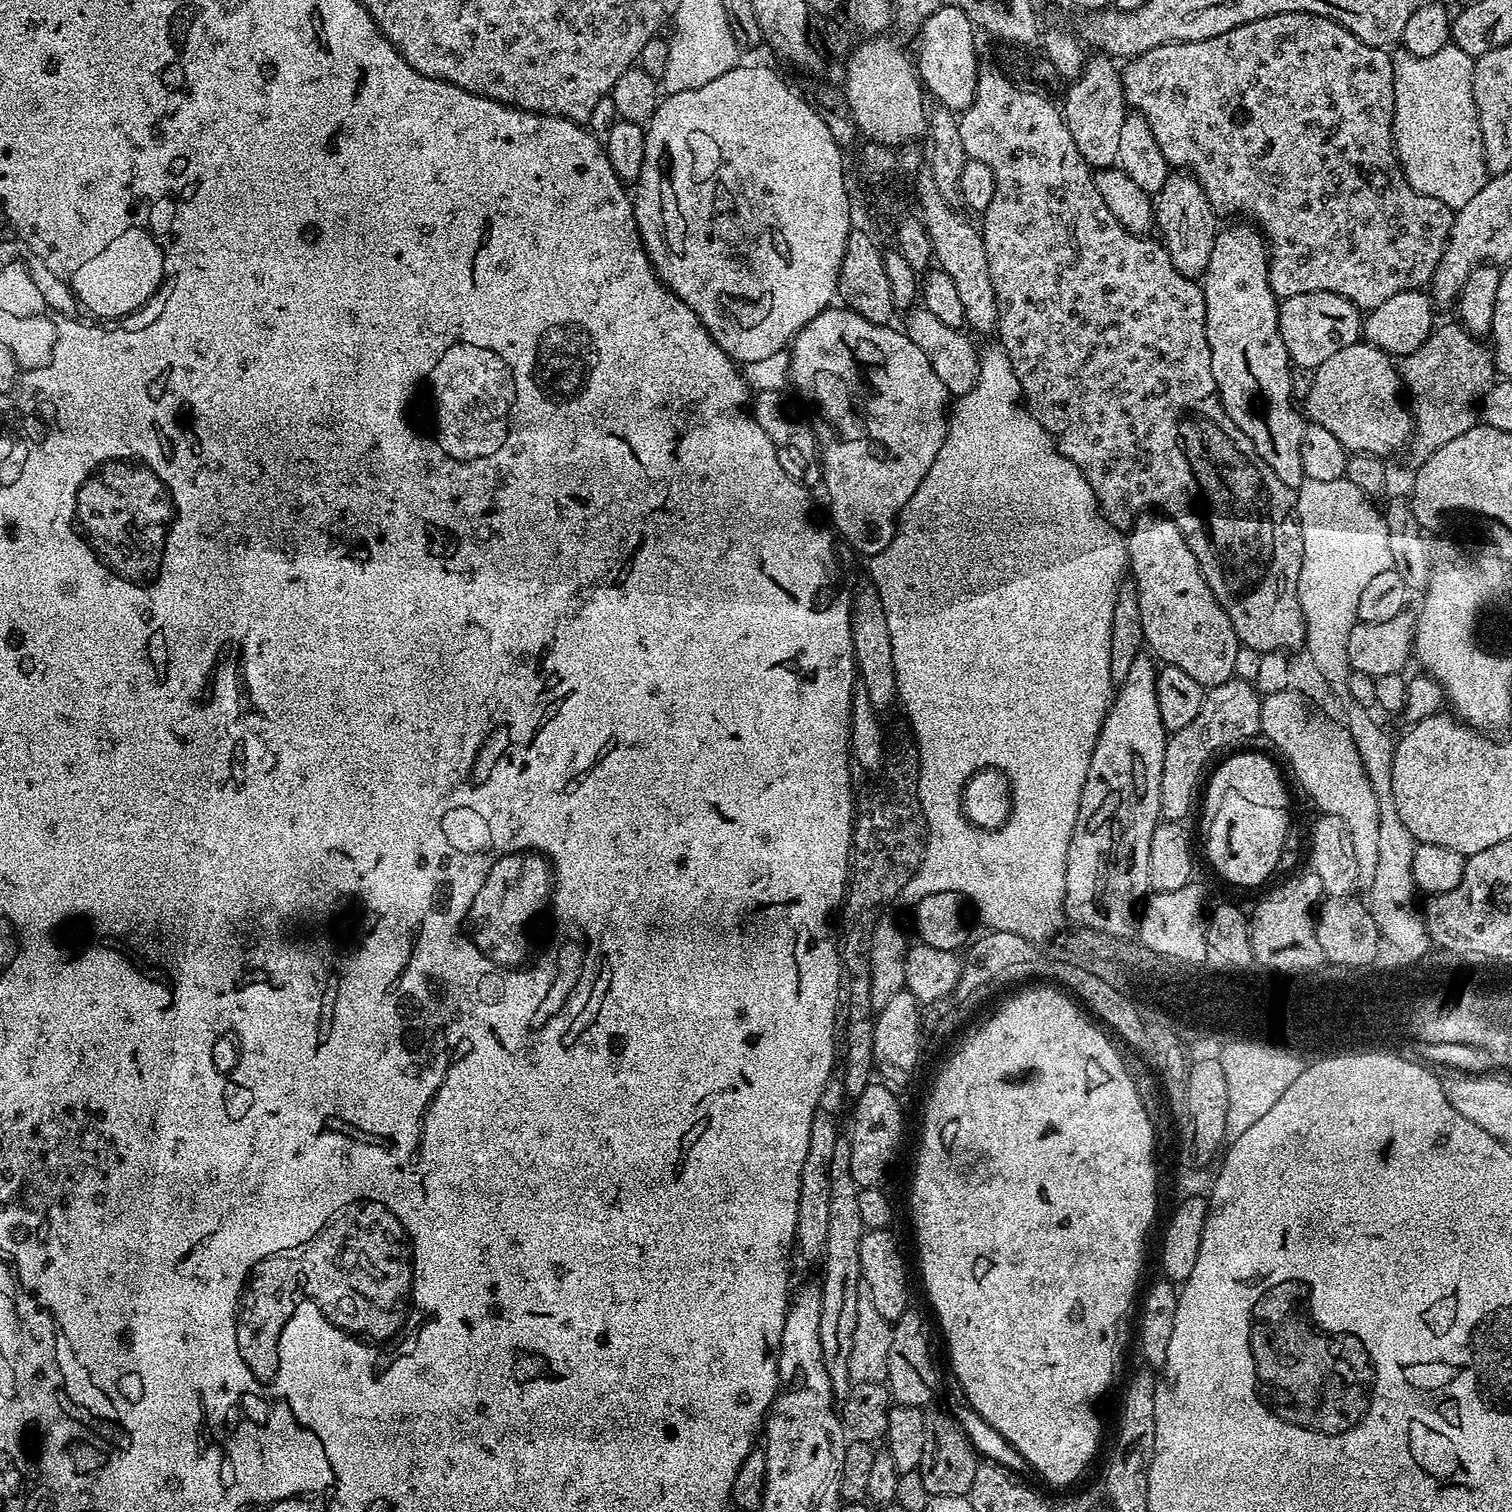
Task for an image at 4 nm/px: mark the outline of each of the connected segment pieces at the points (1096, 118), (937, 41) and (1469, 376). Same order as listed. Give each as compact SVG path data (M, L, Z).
M1092 54L1085 59L1082 74L1067 85L1062 111L1064 121L1078 146L1078 154L1089 168L1099 170L1113 167L1118 161L1118 141L1122 139L1122 122L1126 115L1124 87L1120 81L1122 72L1103 54Z
M945 3L918 30L920 49L914 55L916 71L921 85L936 99L942 108L949 108L954 114L962 114L972 105L976 89L976 75L980 69L976 60L976 40L972 37L974 25L968 15L955 3Z
M1456 322L1441 328L1439 325L1418 350L1399 361L1398 371L1407 395L1408 392L1412 395L1410 412L1414 417L1414 431L1407 452L1416 466L1425 464L1430 454L1458 438L1458 434L1466 434L1466 430L1476 427L1484 395L1492 389L1498 376L1489 345Z

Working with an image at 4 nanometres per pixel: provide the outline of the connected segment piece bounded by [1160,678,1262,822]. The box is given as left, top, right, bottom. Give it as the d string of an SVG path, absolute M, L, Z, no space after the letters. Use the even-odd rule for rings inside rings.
M1233 678L1230 680L1227 680L1226 682L1222 682L1218 686L1214 686L1213 688L1207 689L1204 693L1204 701L1202 702L1202 710L1198 710L1198 714L1192 721L1187 724L1187 726L1182 726L1182 730L1178 730L1177 732L1171 733L1168 737L1168 745L1166 746L1166 754L1164 755L1164 761L1162 762L1162 786L1160 787L1160 815L1163 817L1164 820L1174 820L1177 822L1184 822L1187 821L1188 811L1192 808L1192 803L1197 803L1198 796L1195 796L1192 791L1196 788L1196 783L1201 780L1202 777L1205 775L1204 767L1208 764L1208 759L1211 758L1212 755L1215 754L1215 752L1223 753L1225 750L1232 750L1235 749L1237 746L1235 744L1240 744L1243 742L1243 740L1248 740L1251 738L1252 735L1257 735L1257 733L1260 732L1260 702L1261 702L1262 696L1261 693L1257 692L1255 687L1249 681L1242 680L1239 678Z

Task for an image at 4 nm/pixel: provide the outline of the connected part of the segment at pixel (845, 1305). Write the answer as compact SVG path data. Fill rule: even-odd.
M840 1135L834 1146L834 1154L830 1158L830 1230L826 1230L826 1246L822 1257L824 1264L824 1281L819 1281L820 1289L820 1341L822 1342L822 1356L826 1362L826 1370L830 1378L832 1395L843 1398L852 1389L854 1381L850 1378L850 1352L854 1347L854 1326L858 1323L858 1294L862 1290L862 1266L860 1265L860 1243L866 1231L862 1222L862 1210L858 1207L860 1189L854 1182L854 1174L850 1174L851 1139L847 1135Z

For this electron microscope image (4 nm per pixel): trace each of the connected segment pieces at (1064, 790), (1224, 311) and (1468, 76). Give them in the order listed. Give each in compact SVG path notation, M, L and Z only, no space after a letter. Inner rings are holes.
M993 346L981 351L979 361L977 380L967 393L955 397L942 450L938 450L938 458L934 458L926 478L922 478L918 490L914 490L910 502L906 502L901 510L890 546L867 561L867 579L878 590L882 610L886 610L886 630L890 630L890 650L894 650L896 694L899 703L904 703L904 712L916 735L916 797L920 799L928 827L922 862L910 882L906 882L900 891L898 900L912 906L926 894L957 892L971 907L972 904L976 907L985 929L1013 932L1022 934L1027 940L1048 942L1066 924L1066 854L1078 822L1086 770L1090 770L1090 758L1114 695L1114 681L1110 674L1110 626L1114 622L1114 598L1118 594L1118 586L1129 571L1128 542L1125 533L1101 514L1094 490L1078 466L1059 452L1047 430L1029 414L1022 403L1020 383L1003 348ZM979 764L1000 764L1000 768L1008 768L1008 772L1012 772L1012 780L1016 780L1016 816L1012 816L1012 824L1008 824L1004 832L996 832L996 836L972 832L972 828L960 820L960 812L952 810L953 799L960 792L964 776Z
M1232 222L1229 228L1221 227L1216 233L1214 250L1210 250L1210 266L1204 271L1202 287L1206 302L1206 338L1210 346L1210 366L1216 383L1216 393L1220 395L1220 405L1226 414L1254 442L1254 450L1286 482L1286 486L1299 489L1306 477L1302 470L1302 434L1305 417L1298 409L1297 401L1292 399L1293 365L1288 351L1282 342L1278 326L1280 305L1272 293L1268 277L1268 245L1261 233L1251 223Z
M1451 42L1442 50L1438 50L1438 54L1430 54L1429 56L1411 56L1409 52L1403 50L1397 52L1392 66L1394 70L1394 110L1396 111L1392 119L1392 131L1396 141L1396 157L1400 160L1406 182L1410 182L1410 186L1418 194L1426 194L1426 198L1438 198L1438 202L1442 202L1450 209L1455 210L1466 206L1466 202L1470 202L1470 198L1474 198L1474 194L1478 194L1478 190L1482 190L1482 186L1488 183L1490 179L1490 173L1484 161L1484 147L1482 146L1482 130L1478 122L1478 110L1472 93L1473 57L1467 56L1462 49L1457 48Z

